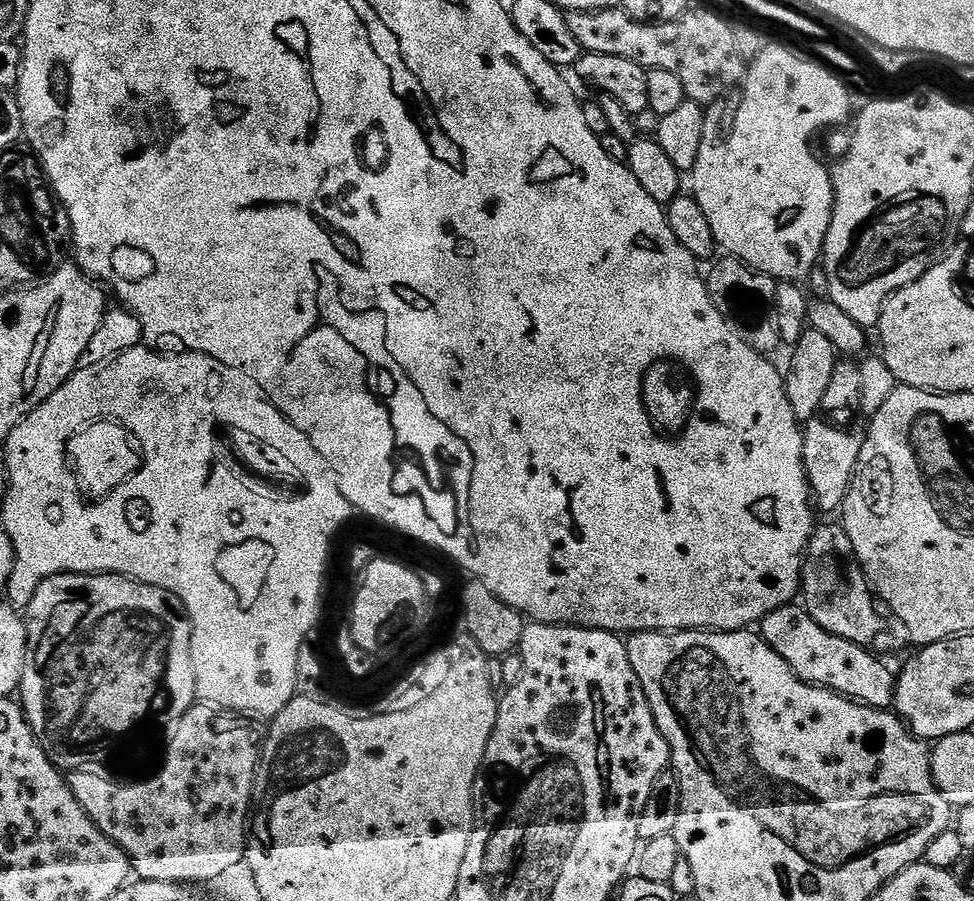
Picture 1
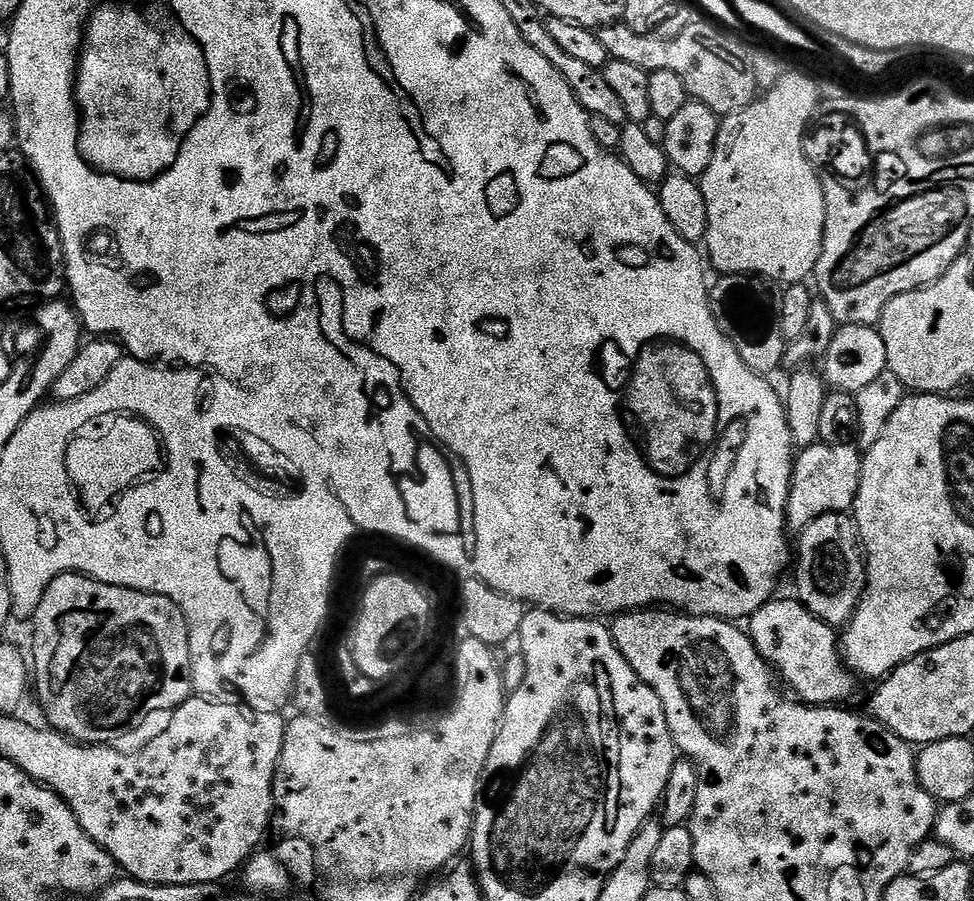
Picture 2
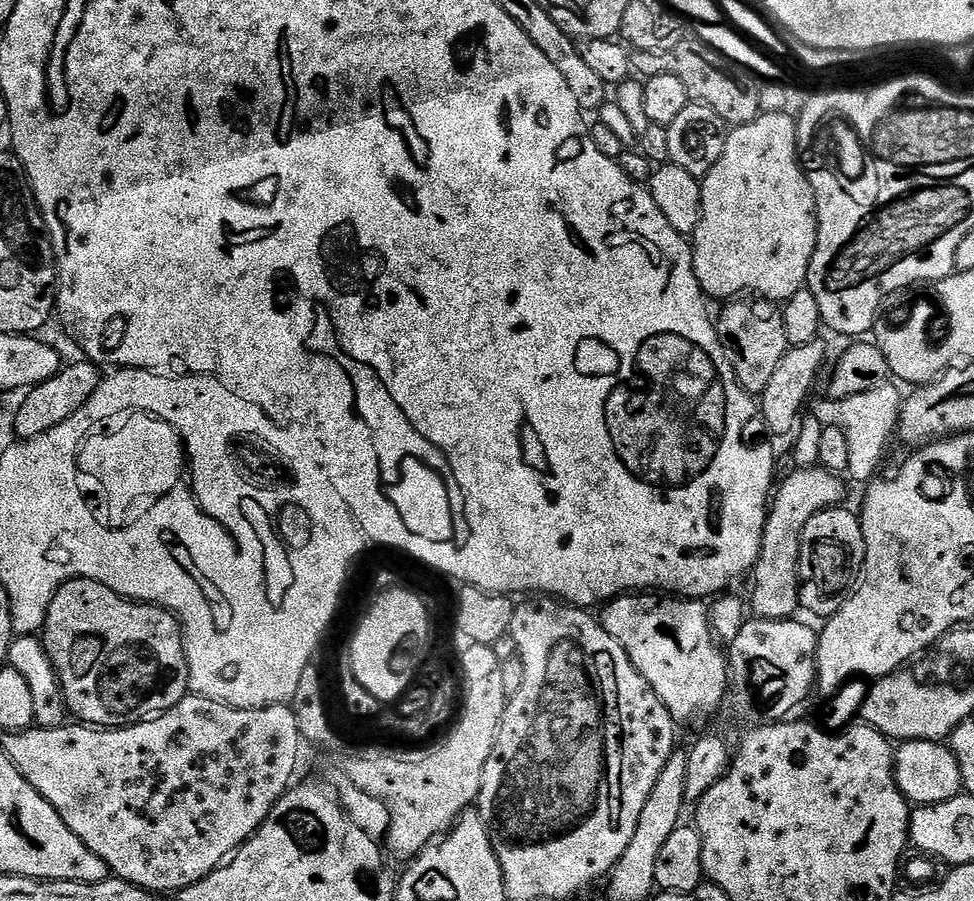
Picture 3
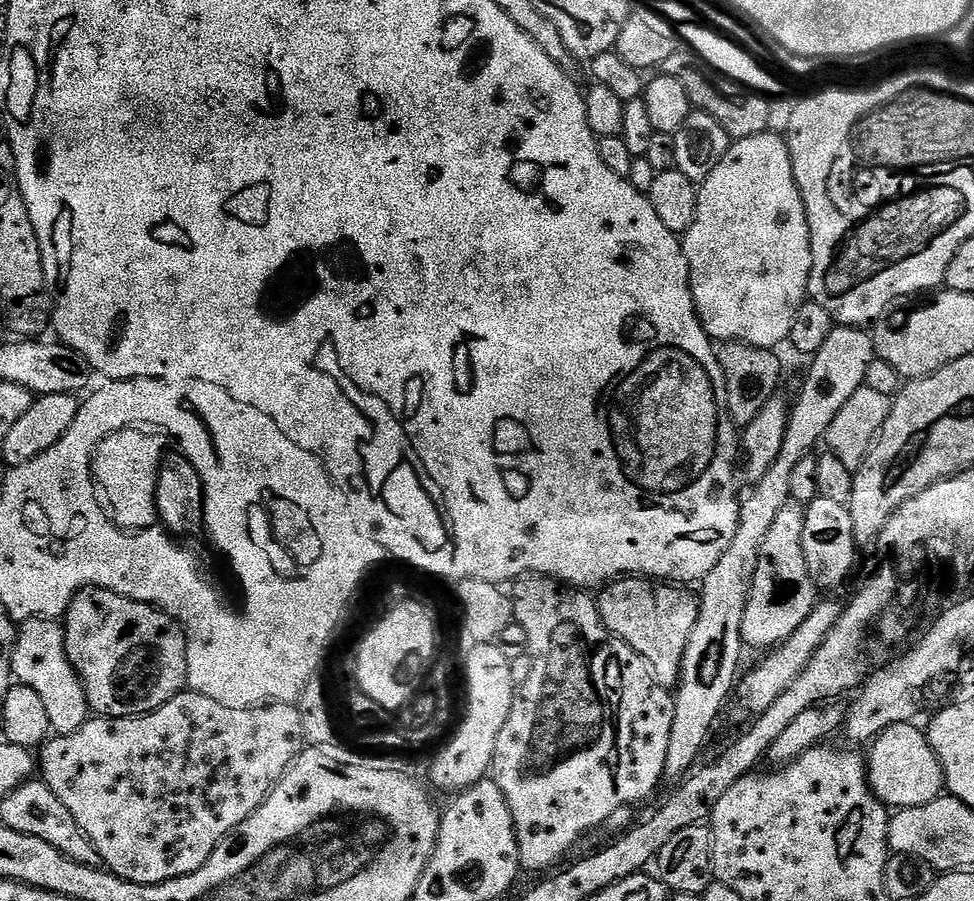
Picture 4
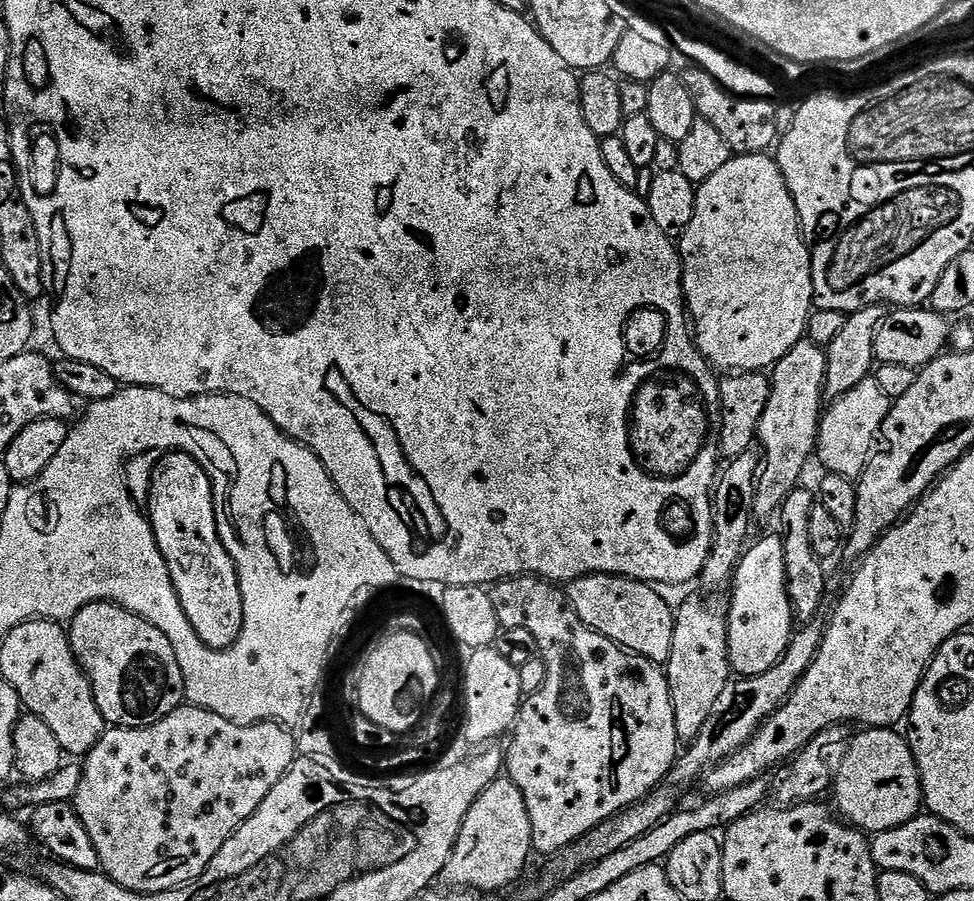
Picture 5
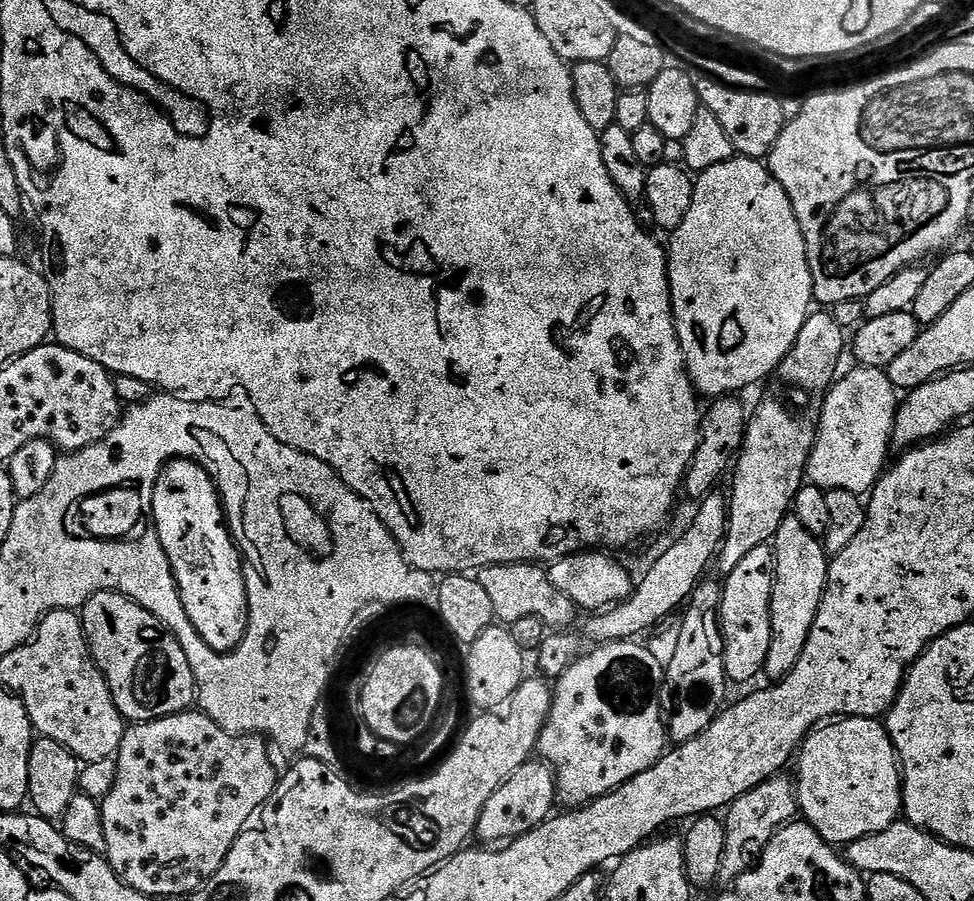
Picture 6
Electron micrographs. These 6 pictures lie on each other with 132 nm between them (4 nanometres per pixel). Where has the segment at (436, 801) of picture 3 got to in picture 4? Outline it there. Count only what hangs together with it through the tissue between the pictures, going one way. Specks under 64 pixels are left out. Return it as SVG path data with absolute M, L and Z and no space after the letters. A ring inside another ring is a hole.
M472 644L469 647L468 657L464 660L464 676L468 679L468 709L464 712L464 721L460 729L452 736L452 741L445 743L436 759L436 784L441 793L459 794L466 788L472 788L479 780L489 775L494 758L494 746L498 742L498 734L502 734L502 726L506 726L506 718L510 718L512 700L518 689L513 686L510 678L512 665L509 653L495 644Z

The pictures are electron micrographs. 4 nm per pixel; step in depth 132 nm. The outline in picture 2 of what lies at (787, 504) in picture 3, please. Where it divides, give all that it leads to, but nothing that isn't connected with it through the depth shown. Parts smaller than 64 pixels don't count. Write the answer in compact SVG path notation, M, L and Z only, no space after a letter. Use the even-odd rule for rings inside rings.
M817 442L799 449L792 466L792 485L784 518L789 529L799 534L810 522L826 514L848 514L856 507L858 486L862 474L862 452L855 443L825 444Z

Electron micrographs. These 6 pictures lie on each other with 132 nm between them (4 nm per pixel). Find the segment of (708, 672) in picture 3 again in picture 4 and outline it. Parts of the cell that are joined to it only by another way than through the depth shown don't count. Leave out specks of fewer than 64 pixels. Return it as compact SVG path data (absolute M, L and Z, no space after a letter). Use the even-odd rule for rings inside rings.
M617 578L598 596L604 627L618 639L626 641L651 666L653 678L669 690L680 683L680 663L686 642L690 630L694 630L694 622L698 622L700 601L688 592L691 591L668 582L658 586L651 578Z

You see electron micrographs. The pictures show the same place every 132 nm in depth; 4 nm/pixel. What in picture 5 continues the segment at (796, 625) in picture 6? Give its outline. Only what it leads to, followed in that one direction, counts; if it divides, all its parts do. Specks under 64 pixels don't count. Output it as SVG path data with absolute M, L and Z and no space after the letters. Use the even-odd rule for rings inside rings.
M798 486L788 495L782 507L779 509L780 524L784 537L784 549L786 550L786 578L788 579L788 593L792 603L792 611L795 619L807 622L817 619L816 611L824 600L824 568L821 557L817 556L814 546L810 542L810 514L814 507L814 496Z

